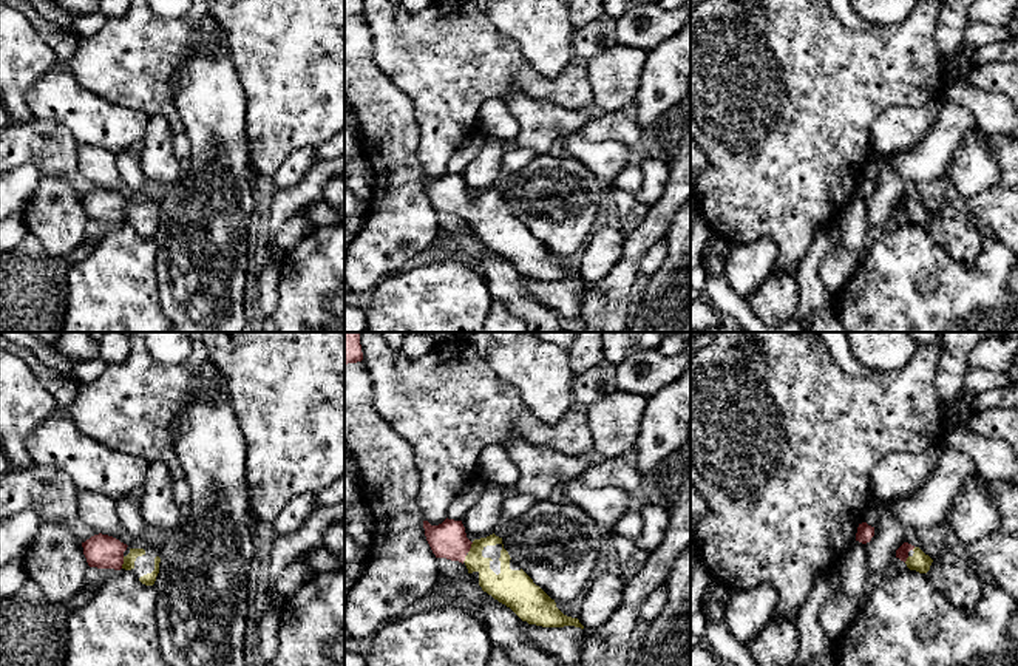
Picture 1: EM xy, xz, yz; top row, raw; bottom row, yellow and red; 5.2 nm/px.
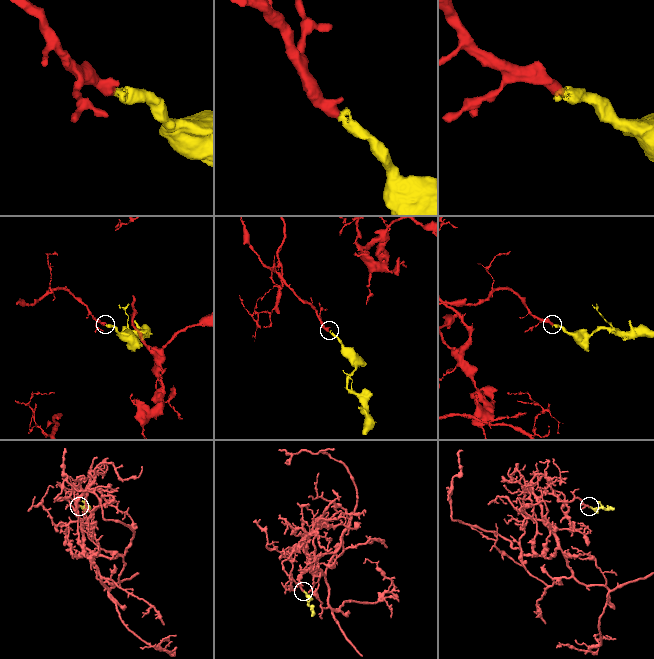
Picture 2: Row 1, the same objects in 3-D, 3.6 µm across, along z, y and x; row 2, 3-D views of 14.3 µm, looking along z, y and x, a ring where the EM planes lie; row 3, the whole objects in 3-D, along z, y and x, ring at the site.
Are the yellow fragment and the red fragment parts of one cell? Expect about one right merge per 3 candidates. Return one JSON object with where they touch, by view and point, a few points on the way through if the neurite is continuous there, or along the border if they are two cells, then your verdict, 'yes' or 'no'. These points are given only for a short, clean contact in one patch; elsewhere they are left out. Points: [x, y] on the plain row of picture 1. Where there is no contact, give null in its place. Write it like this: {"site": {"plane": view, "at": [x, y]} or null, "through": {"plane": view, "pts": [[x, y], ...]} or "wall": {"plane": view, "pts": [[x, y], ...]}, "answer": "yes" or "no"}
{"site": {"plane": "xy", "at": [124, 217]}, "through": {"plane": "xy", "pts": [[128, 215], [124, 217], [101, 204]]}, "answer": "yes"}

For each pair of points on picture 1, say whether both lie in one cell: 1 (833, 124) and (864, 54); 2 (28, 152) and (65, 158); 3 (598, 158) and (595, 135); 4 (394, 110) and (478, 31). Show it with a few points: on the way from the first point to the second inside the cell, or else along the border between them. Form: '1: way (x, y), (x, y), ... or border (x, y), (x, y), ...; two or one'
1: way (833, 107), (833, 90), (851, 71); one
2: way (37, 152), (56, 153); one
3: border (578, 132), (592, 141), (617, 139), (629, 146); two
4: border (382, 71), (410, 99), (417, 132); two

